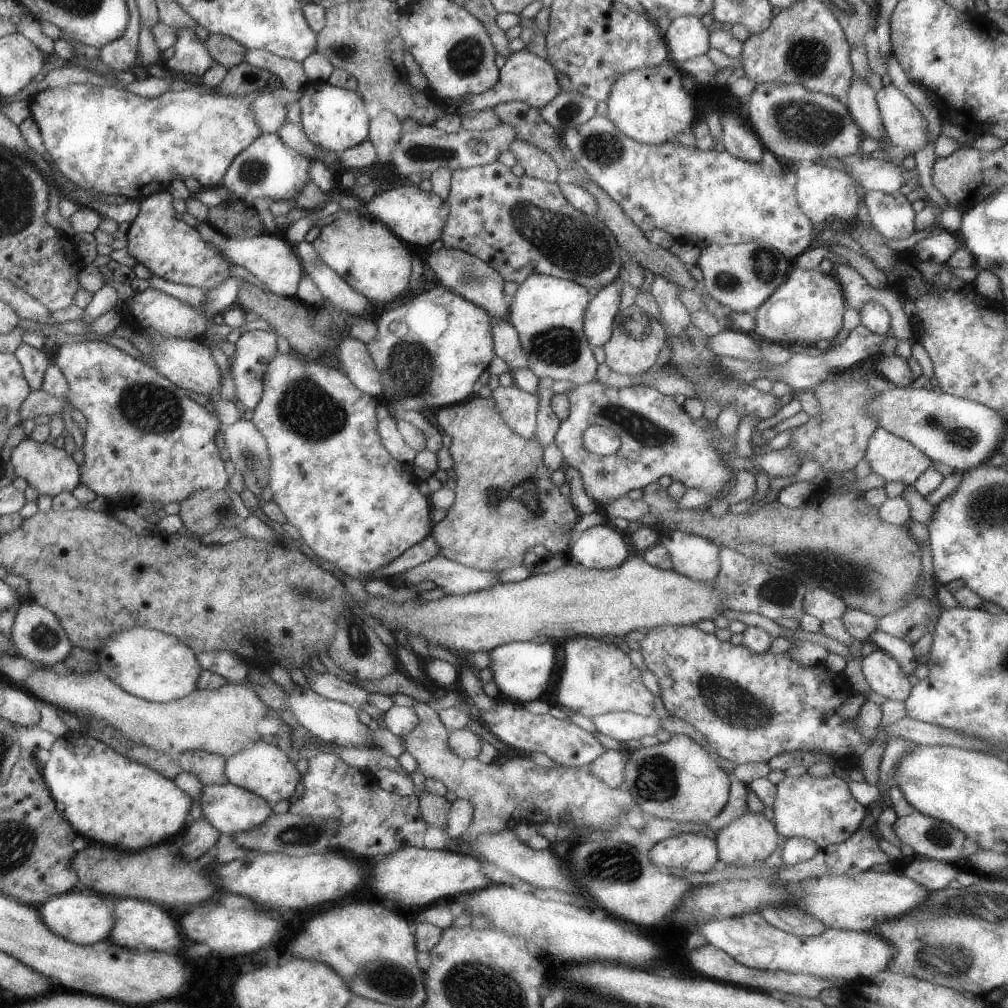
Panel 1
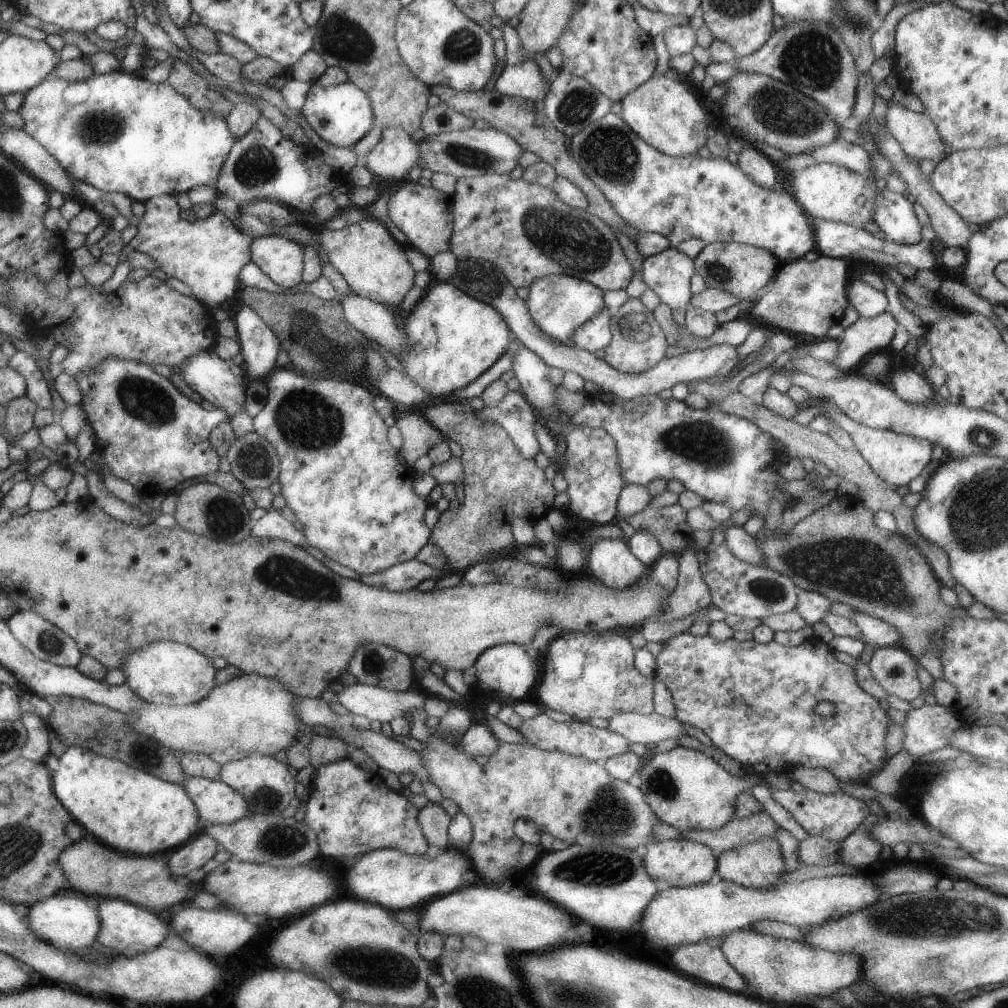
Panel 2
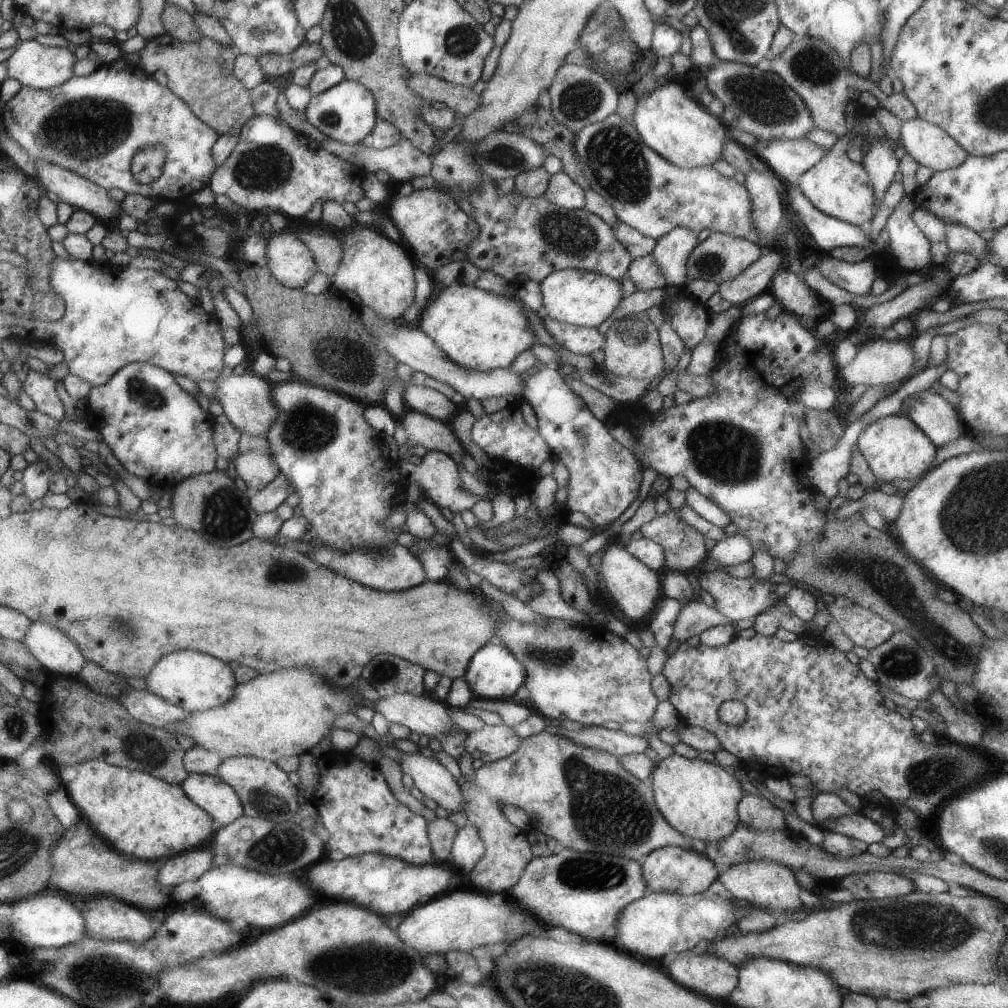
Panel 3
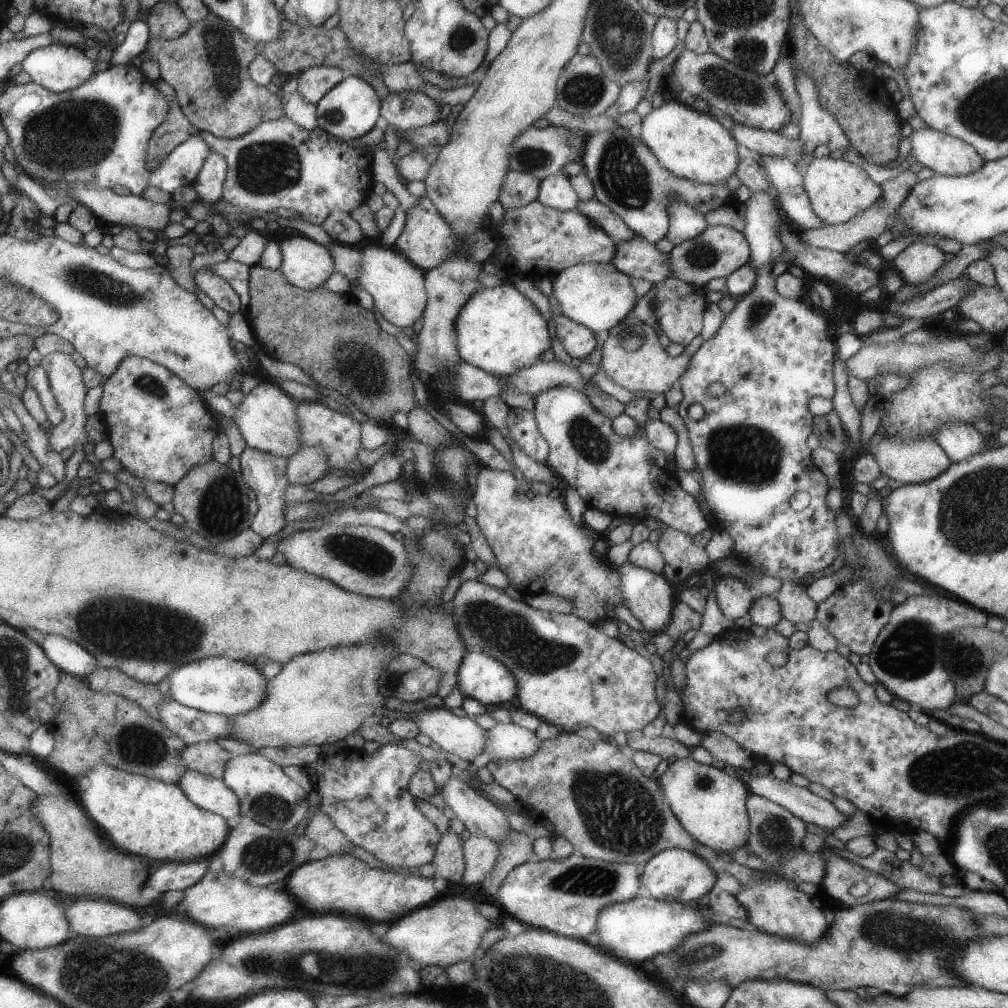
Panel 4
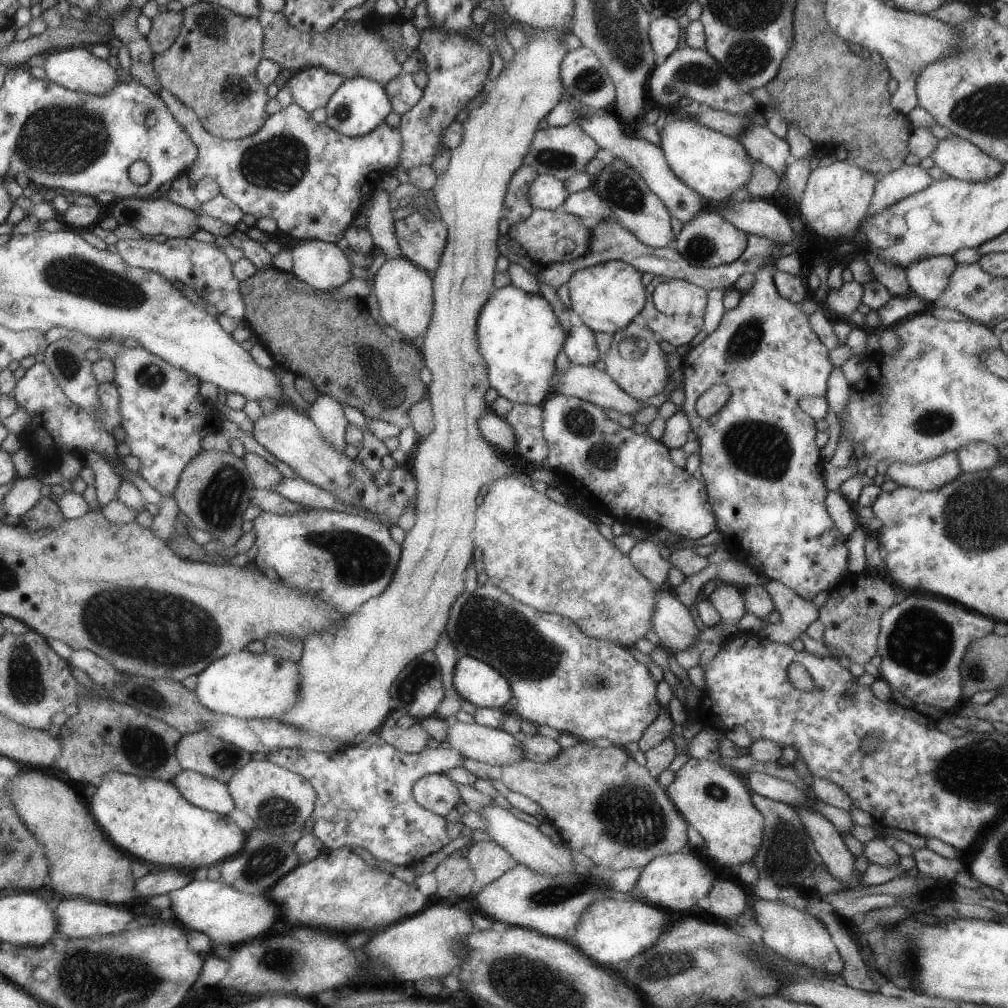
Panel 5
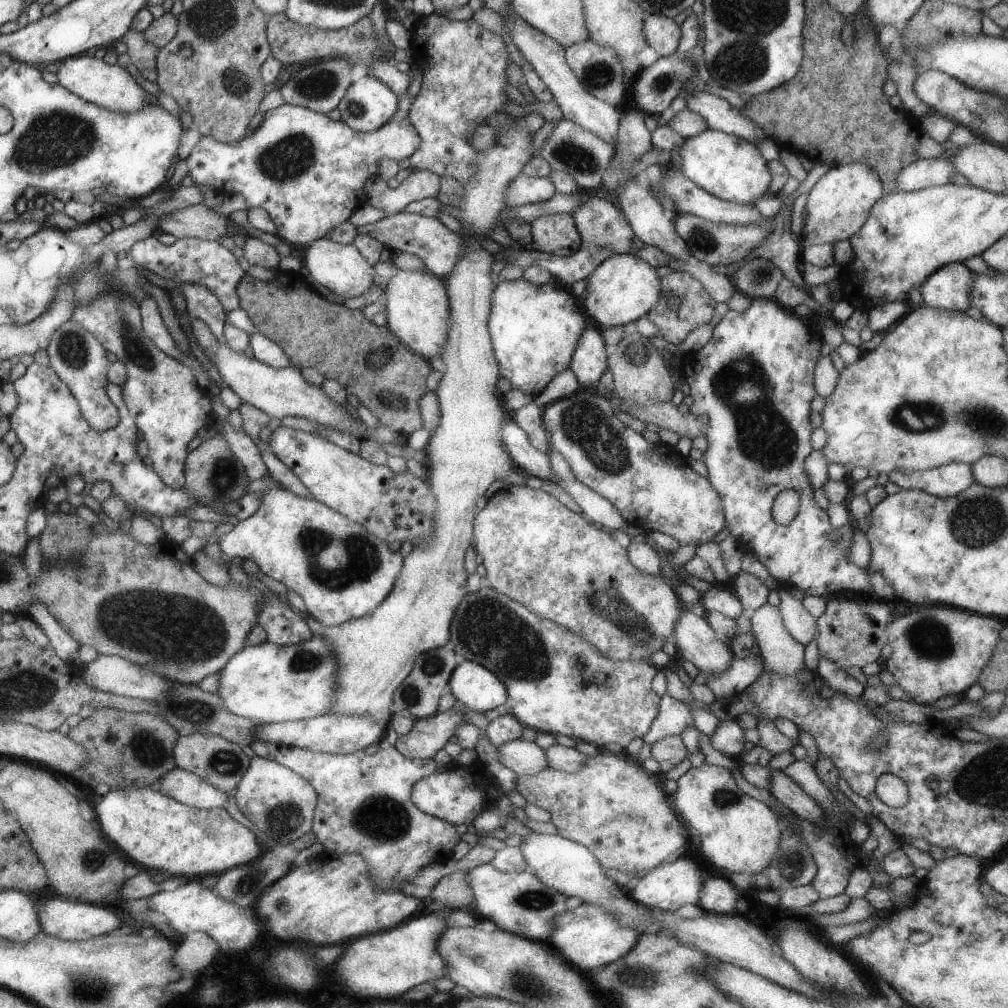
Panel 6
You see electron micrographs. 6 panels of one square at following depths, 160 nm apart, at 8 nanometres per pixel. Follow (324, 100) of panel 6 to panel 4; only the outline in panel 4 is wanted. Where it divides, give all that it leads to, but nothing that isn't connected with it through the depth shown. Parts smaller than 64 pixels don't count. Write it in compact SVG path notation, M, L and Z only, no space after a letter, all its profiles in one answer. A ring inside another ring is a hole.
M311 67L295 76L296 91L303 100L317 104L328 90L346 76L346 73L335 67Z

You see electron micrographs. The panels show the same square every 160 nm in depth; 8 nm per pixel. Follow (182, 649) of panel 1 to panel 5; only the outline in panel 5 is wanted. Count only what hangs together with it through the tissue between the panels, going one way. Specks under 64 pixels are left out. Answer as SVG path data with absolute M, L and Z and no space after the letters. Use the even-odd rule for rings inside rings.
M248 649L233 652L207 665L197 675L194 690L197 700L210 711L231 715L239 719L278 717L299 700L299 665L286 658L263 652L251 653Z

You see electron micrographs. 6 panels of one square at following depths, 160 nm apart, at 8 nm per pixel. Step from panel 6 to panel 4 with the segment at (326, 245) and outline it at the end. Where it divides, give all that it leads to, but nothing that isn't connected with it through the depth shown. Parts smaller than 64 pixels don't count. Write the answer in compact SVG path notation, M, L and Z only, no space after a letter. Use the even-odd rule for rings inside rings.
M295 233L279 242L282 261L279 270L289 284L310 291L321 287L333 273L328 248L303 234Z

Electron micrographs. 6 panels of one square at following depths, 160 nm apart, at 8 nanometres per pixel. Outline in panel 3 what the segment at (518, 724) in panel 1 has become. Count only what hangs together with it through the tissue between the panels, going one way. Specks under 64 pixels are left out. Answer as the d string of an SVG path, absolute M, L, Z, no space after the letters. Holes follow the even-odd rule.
M550 723L550 725L554 725L557 734L566 736L581 746L596 748L615 755L617 758L628 754L643 753L651 749L645 737L631 736L621 730L612 731L606 729L605 726L583 726L578 732L569 732L560 728L556 723Z

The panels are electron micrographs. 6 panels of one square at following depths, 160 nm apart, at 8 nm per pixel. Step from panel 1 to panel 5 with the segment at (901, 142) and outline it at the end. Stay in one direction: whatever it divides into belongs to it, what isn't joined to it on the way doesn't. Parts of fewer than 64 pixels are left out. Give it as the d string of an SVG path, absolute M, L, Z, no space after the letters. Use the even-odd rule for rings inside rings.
M951 134L938 141L930 157L935 166L949 177L972 183L985 182L997 176L1004 165L968 140Z

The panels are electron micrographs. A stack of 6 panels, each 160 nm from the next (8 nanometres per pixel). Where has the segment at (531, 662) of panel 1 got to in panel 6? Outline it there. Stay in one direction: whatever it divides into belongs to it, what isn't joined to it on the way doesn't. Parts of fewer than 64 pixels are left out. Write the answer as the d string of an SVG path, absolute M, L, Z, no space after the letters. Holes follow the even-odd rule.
M462 661L447 682L451 692L467 710L484 713L507 700L504 684L487 668Z

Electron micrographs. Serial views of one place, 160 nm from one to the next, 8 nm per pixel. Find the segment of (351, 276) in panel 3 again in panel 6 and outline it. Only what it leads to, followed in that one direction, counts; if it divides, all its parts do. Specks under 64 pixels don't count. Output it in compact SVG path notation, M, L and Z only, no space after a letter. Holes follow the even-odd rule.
M399 270L388 280L381 301L386 306L386 326L407 348L427 360L440 356L450 327L450 306L441 278L427 272Z

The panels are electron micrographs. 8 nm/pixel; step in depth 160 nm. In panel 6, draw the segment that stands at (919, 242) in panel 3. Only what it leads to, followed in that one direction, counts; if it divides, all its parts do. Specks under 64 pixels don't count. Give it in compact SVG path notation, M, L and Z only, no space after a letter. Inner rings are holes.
M949 263L938 268L919 290L928 307L948 311L964 311L970 306L974 273L961 263Z

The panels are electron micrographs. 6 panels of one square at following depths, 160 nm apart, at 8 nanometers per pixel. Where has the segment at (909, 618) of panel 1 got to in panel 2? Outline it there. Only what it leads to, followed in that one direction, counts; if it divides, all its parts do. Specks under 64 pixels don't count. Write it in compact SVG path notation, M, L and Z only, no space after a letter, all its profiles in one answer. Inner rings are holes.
M853 611L848 616L848 619L852 622L853 625L856 626L860 632L860 639L866 646L864 649L869 652L873 652L876 648L900 644L899 640L901 638L898 630L895 630L895 628L893 628L890 624L887 624L878 618L873 618L872 616L869 616L865 613L860 613L859 611Z

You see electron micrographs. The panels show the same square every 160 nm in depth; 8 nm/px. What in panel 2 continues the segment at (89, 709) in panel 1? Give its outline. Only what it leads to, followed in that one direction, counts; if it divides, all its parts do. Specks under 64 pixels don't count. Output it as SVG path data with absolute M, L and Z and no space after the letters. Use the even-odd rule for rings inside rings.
M241 673L225 684L215 685L207 696L190 705L156 705L147 703L135 713L125 715L128 723L159 744L182 753L203 753L217 764L238 761L248 755L269 755L287 750L297 742L299 724L296 694L274 678Z

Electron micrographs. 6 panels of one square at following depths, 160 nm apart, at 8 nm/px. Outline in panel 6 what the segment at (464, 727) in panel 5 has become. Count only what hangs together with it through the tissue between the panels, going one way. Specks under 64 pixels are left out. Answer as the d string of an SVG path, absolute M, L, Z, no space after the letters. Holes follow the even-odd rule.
M515 739L503 743L498 750L498 760L517 776L533 776L549 767L544 750L534 742Z

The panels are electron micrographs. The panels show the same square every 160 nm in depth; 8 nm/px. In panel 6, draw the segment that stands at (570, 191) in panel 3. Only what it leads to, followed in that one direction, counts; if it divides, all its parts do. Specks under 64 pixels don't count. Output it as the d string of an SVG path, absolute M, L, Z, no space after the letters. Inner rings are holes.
M519 173L504 190L505 207L516 207L529 203L543 202L555 194L550 177L528 177Z

